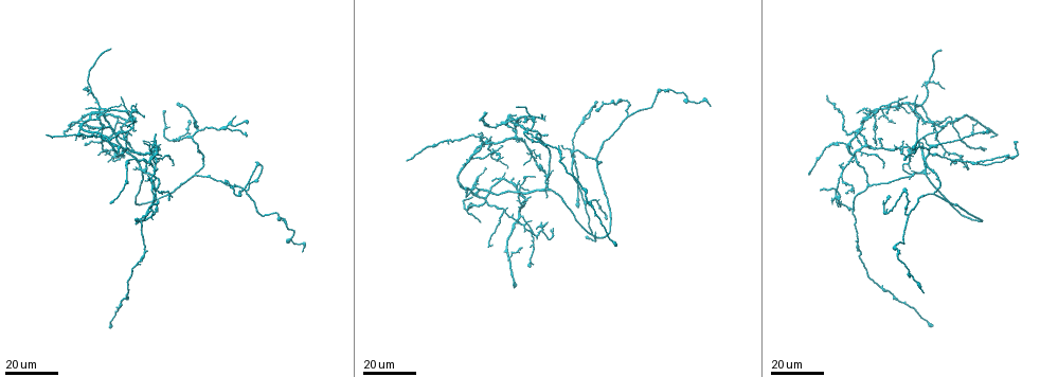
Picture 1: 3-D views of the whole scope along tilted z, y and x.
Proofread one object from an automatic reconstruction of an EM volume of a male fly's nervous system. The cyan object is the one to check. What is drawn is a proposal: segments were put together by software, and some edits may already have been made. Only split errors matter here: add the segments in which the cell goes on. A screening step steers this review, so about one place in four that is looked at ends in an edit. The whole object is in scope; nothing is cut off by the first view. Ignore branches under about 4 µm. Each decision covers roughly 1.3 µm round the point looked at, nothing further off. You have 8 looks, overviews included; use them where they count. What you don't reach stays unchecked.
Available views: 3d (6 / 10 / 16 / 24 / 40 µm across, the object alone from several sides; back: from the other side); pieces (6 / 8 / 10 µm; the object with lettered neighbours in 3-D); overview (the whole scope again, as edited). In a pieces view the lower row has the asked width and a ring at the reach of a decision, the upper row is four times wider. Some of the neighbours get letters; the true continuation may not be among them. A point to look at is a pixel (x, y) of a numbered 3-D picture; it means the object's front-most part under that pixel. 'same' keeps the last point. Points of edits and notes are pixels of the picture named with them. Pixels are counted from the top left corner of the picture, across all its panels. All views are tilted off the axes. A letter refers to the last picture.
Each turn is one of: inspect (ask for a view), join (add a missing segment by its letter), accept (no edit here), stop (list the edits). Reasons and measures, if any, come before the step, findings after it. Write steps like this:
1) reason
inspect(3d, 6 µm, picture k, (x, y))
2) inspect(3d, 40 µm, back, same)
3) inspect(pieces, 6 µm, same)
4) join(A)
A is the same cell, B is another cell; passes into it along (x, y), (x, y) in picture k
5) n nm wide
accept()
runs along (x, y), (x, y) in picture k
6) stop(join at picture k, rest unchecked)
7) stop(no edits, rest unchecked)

end of a long branch
inspect(3d, 24 µm, picture 1, (993, 136))

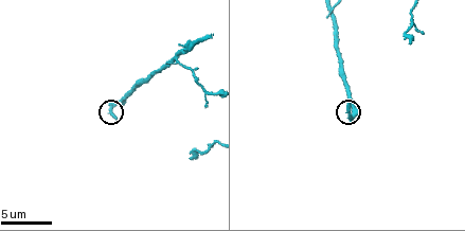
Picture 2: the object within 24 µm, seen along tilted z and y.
inspect(3d, 6 µm, picture 2, (350, 103))

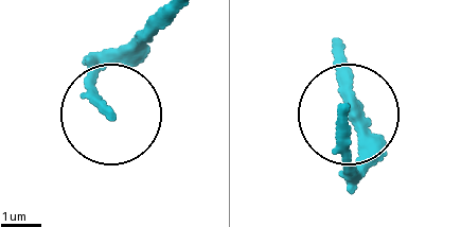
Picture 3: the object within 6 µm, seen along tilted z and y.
inspect(pieces, 6 µm, picture 3, (345, 111))

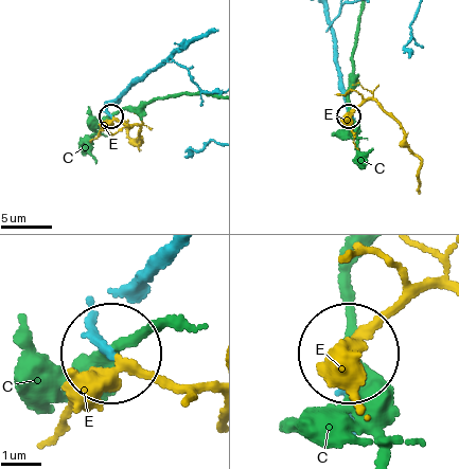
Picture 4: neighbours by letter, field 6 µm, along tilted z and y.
join(E)
E is the same cell, C is another cell; passes into it along (98, 322), (107, 354), (166, 384), (202, 389) in picture 4; the cell continues

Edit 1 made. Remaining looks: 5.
branch stops here
inspect(3d, 16 µm, picture 1, (156, 133))

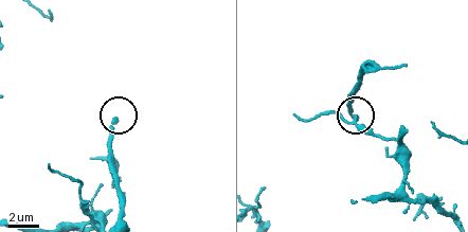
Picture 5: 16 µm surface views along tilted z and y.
inspect(pieces, 6 µm, picture 5, (114, 120))

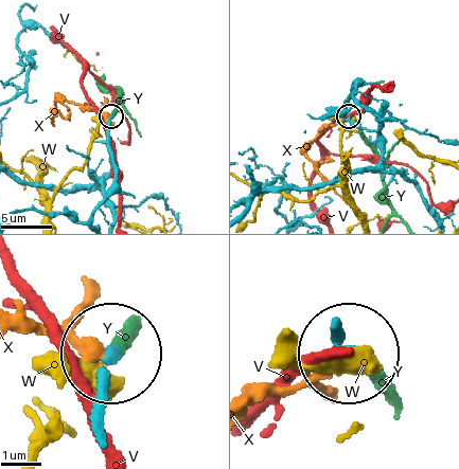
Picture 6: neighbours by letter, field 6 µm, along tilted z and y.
join(Y)
Y is the same cell, V, W and X are other cells; passes into it along (96, 419), (124, 332) in picture 6; it goes on there

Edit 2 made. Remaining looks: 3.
inspect(overview)

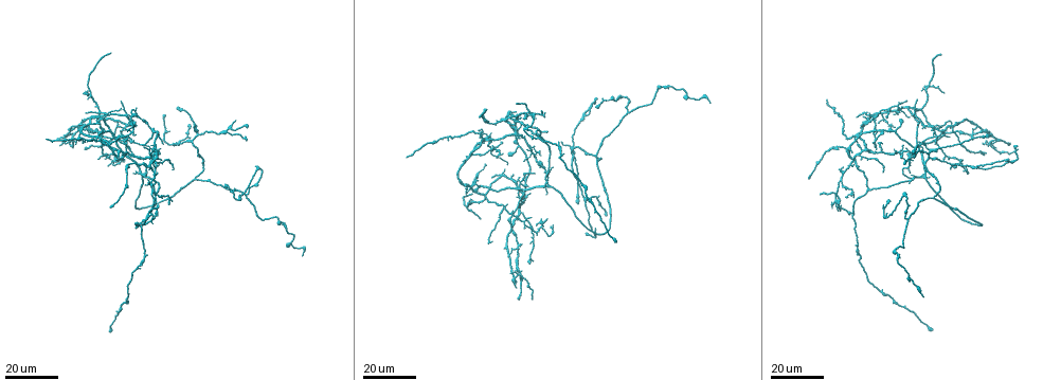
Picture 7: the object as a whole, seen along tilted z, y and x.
thin end
inspect(3d, 16 µm, picture 7, (470, 193))

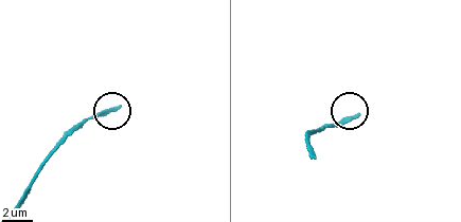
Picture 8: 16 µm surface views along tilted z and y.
inspect(pieces, 6 µm, picture 8, (357, 114))

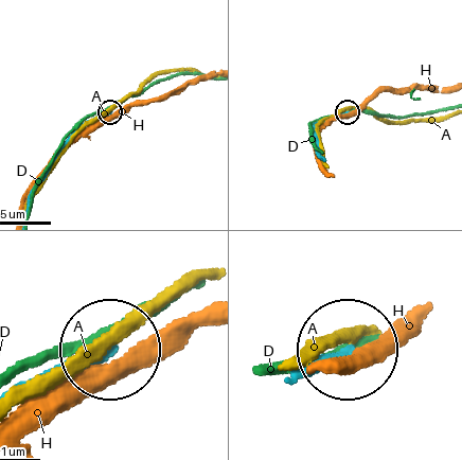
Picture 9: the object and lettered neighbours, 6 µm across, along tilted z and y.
accept()
A, D and H are other cells; runs along (306, 378), (350, 349) in picture 9; none of them fits

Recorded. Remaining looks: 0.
stop(join at picture 4, join at picture 6, rest unchecked)

